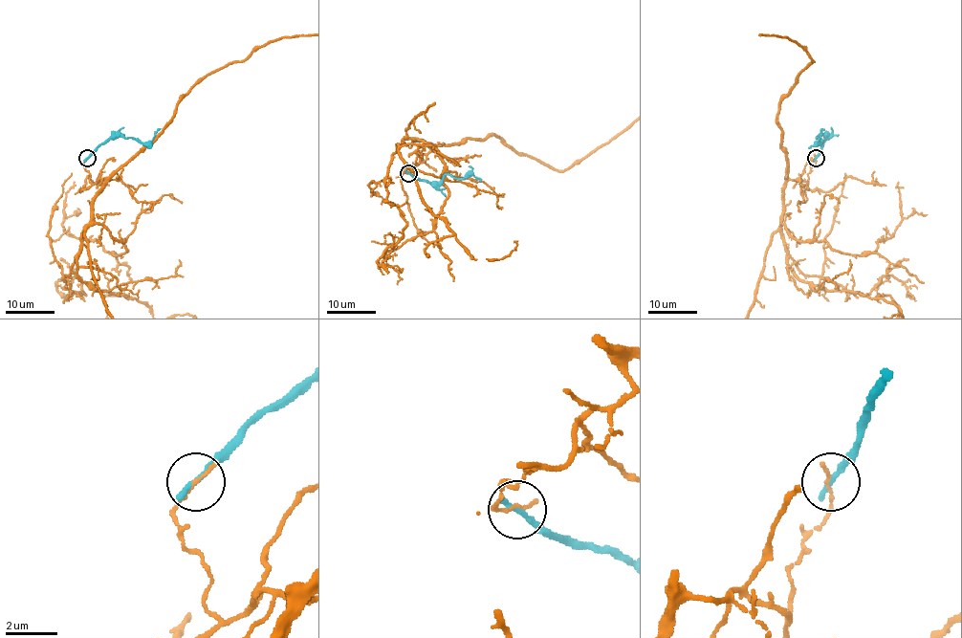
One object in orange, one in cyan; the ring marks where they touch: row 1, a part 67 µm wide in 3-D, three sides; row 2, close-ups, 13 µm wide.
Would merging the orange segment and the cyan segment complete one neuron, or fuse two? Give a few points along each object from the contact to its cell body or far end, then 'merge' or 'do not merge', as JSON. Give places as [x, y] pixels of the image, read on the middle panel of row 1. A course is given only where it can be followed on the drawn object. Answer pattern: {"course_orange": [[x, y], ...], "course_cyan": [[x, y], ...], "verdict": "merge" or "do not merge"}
{"course_cyan": [[409, 173], [432, 183], [438, 183], [447, 174], [457, 178], [472, 175], [481, 180]], "verdict": "do not merge"}

